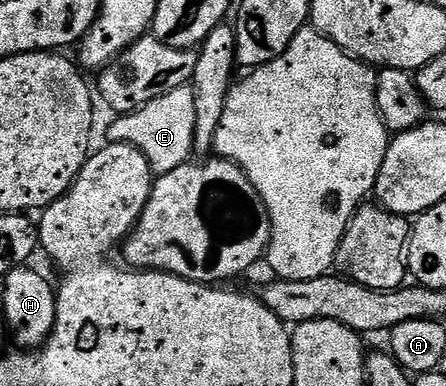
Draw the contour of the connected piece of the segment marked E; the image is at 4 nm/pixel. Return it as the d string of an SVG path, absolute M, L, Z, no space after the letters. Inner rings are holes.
M191 84L178 87L150 103L146 103L140 109L135 109L133 113L125 113L115 118L116 122L108 129L107 140L113 145L132 145L148 161L148 166L152 169L153 174L159 175L169 173L178 167L189 164L193 156L196 144L194 143L194 91Z

